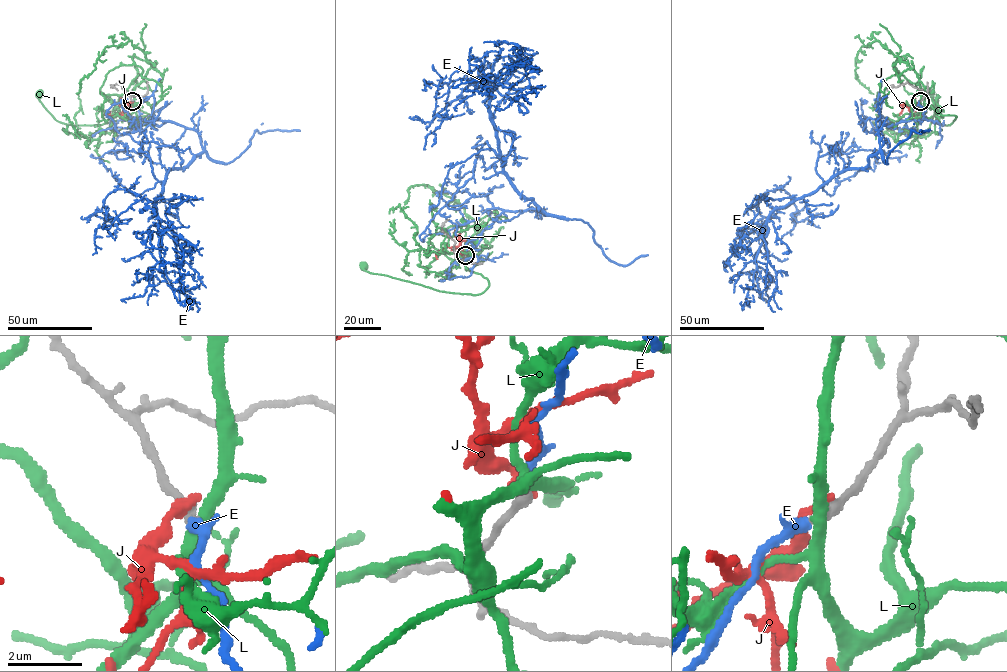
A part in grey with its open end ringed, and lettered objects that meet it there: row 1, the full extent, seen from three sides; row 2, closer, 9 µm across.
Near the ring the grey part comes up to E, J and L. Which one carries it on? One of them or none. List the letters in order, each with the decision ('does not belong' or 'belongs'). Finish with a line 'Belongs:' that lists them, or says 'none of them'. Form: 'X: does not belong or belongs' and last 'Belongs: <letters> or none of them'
E: belongs
J: does not belong
L: does not belong
Belongs: E

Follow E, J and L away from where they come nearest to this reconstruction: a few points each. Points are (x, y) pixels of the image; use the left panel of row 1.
E: (132, 101), (151, 125), (194, 129), (203, 150), (168, 172), (155, 208), (116, 189), (112, 221), (94, 212)
J: (132, 100), (126, 114), (107, 115)
L: (132, 101), (130, 106), (154, 115), (100, 125), (68, 125), (57, 121), (48, 111), (39, 99), (40, 93)

